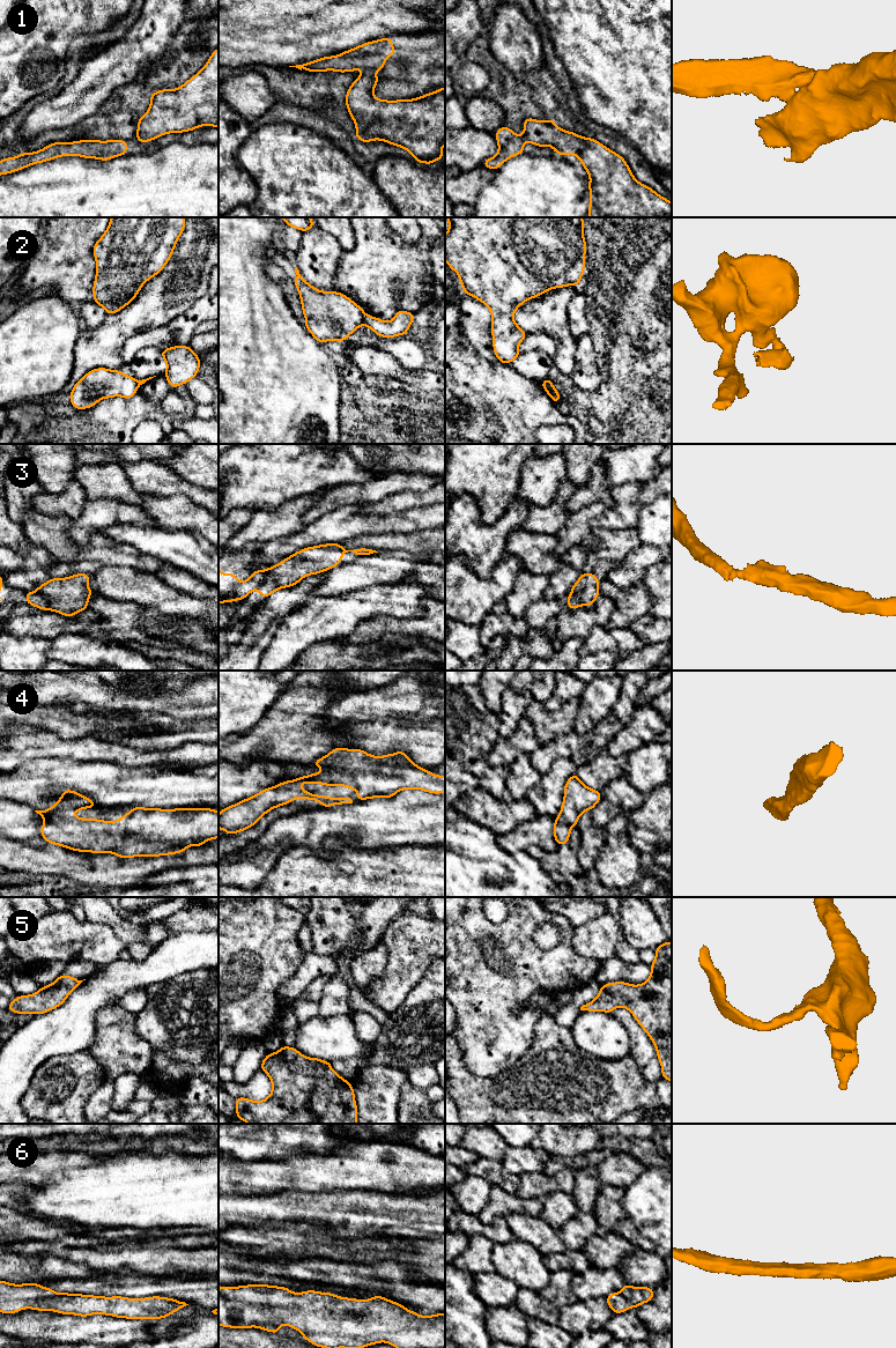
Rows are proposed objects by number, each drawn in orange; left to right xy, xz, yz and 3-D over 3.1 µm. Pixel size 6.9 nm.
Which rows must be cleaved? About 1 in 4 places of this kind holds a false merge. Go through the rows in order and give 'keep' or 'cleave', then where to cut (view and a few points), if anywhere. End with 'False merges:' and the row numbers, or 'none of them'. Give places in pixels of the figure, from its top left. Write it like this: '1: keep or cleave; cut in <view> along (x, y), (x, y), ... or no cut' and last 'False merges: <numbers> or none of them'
1: cleave; cut in xz along (376, 69), (364, 71)
2: cleave; cut in xz along (365, 315), (363, 323)
3: cleave; cut in xy along (36, 591), (43, 597), (47, 608)
4: keep; no cut
5: keep; no cut
6: keep; no cut
False merges: 1, 2, 3

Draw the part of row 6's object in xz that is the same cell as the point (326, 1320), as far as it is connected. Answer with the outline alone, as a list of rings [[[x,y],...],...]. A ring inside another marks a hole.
[[[268,1284],[219,1288],[220,1326],[242,1330],[257,1327],[279,1333],[280,1327],[284,1324],[299,1331],[304,1340],[323,1348],[364,1348],[379,1342],[390,1343],[395,1348],[445,1348],[445,1313],[424,1317],[382,1296],[375,1295],[370,1299],[355,1299],[314,1290],[291,1293],[289,1288]]]

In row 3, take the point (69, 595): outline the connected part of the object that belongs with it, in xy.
[[[76,573],[66,578],[51,578],[39,585],[39,592],[46,600],[47,609],[72,617],[88,608],[88,601],[94,592],[88,587],[90,576]]]

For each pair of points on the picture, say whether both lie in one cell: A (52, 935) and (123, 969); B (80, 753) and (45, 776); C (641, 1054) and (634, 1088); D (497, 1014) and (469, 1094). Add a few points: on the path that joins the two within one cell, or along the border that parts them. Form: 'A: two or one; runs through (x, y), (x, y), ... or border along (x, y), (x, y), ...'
A: two; border along (119, 957), (105, 965)
B: two; border along (43, 757), (67, 757), (96, 762)
C: two; border along (630, 1053), (638, 1071), (646, 1080), (659, 1081)
D: two; border along (460, 1052), (464, 1064), (476, 1075), (502, 1073)

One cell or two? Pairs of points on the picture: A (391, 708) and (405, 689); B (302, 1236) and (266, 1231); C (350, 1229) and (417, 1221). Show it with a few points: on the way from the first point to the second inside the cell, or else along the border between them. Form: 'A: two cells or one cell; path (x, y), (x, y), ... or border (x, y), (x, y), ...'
A: one cell; path (393, 703), (402, 694)
B: one cell; path (293, 1245), (280, 1245), (275, 1241)
C: one cell; path (367, 1221), (401, 1221)

